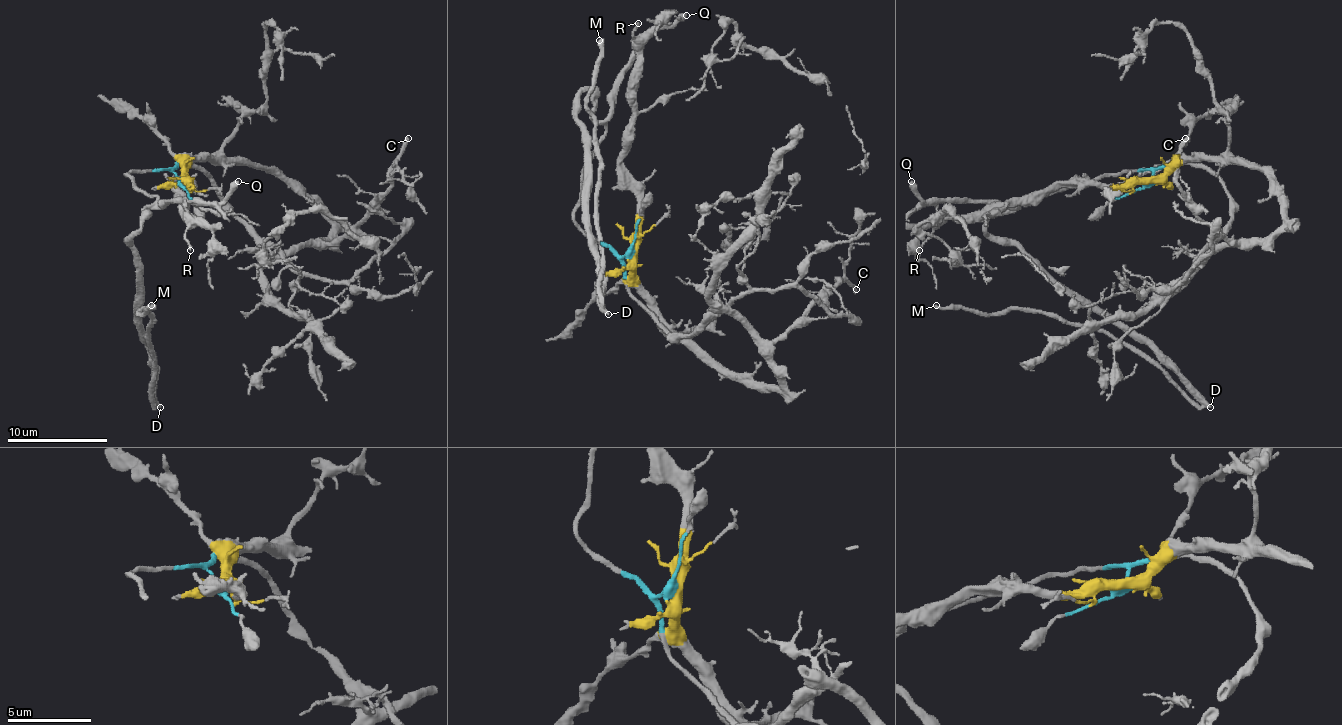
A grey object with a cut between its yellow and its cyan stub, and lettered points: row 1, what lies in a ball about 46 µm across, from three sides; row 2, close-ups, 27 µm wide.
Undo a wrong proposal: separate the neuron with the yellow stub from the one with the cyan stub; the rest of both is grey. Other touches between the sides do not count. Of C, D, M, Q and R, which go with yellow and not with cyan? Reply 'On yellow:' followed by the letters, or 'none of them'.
On yellow: C, R

